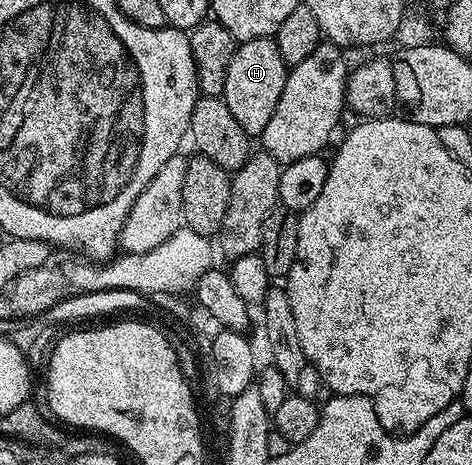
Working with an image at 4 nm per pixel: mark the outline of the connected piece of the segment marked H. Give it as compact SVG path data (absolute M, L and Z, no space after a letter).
M273 37L248 39L235 48L221 98L228 111L232 111L236 123L240 123L252 139L261 138L264 127L268 127L268 119L272 119L272 111L276 111L276 103L280 103L280 94L284 92L287 72L288 66Z

